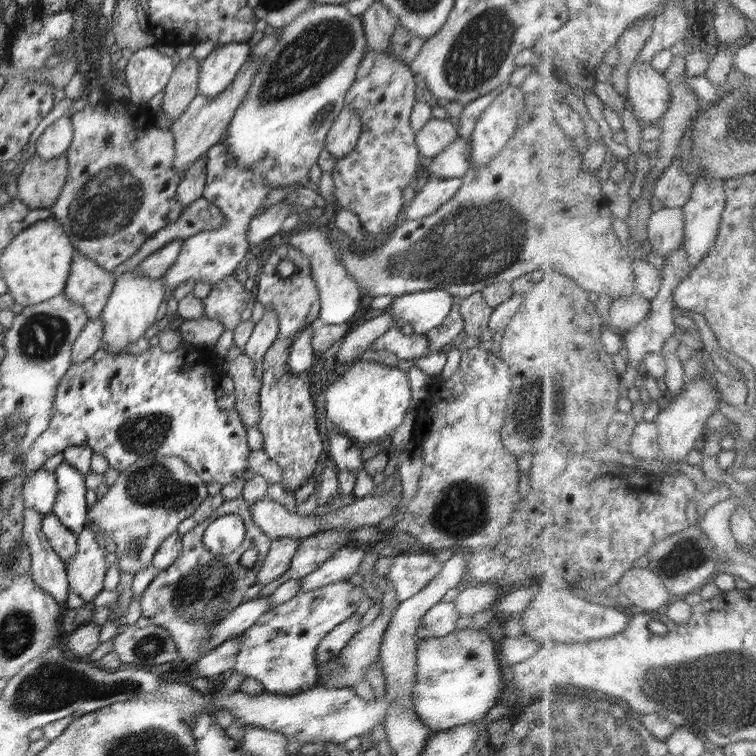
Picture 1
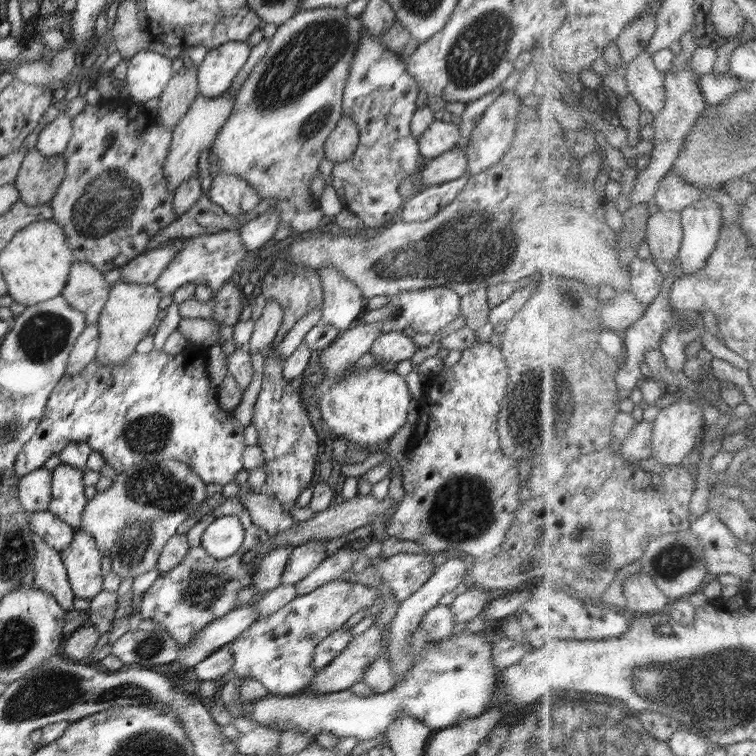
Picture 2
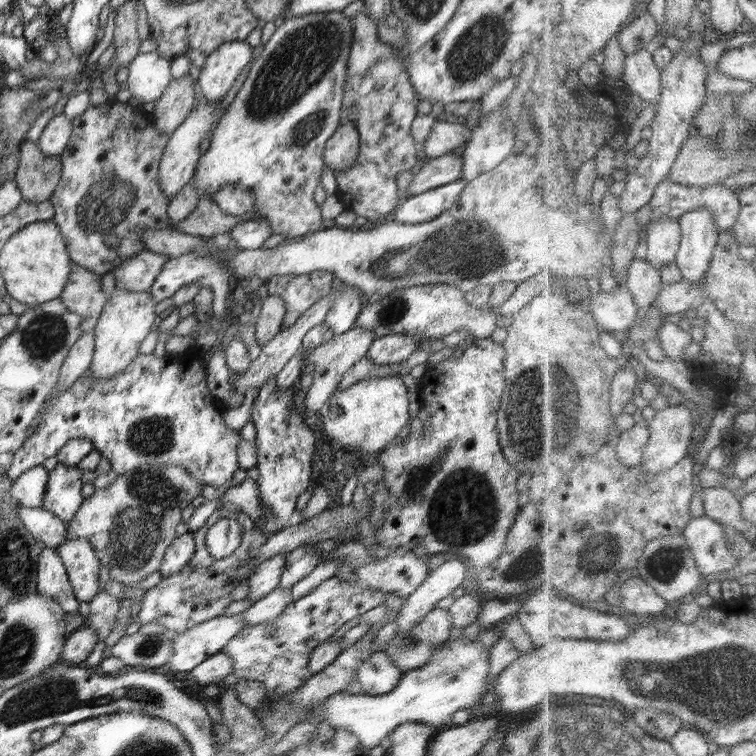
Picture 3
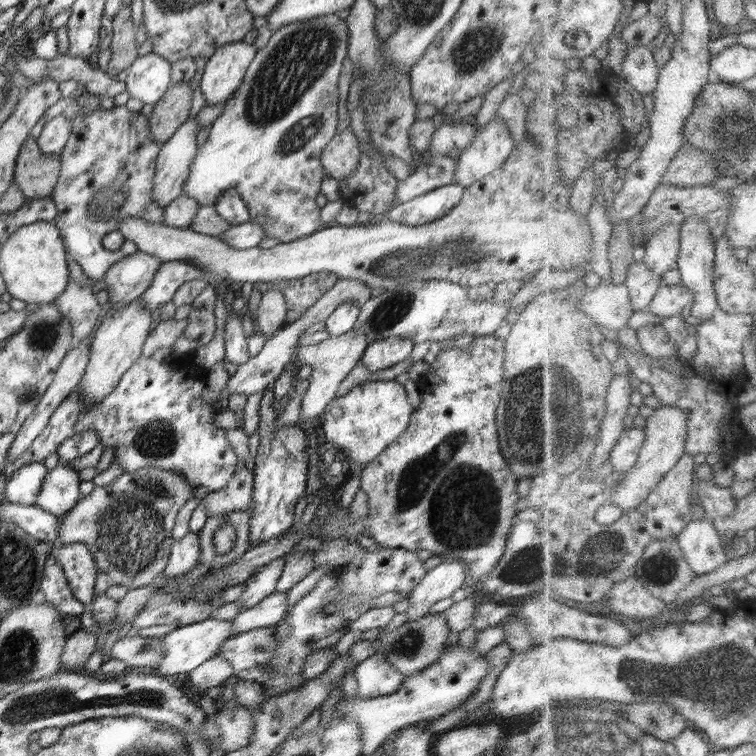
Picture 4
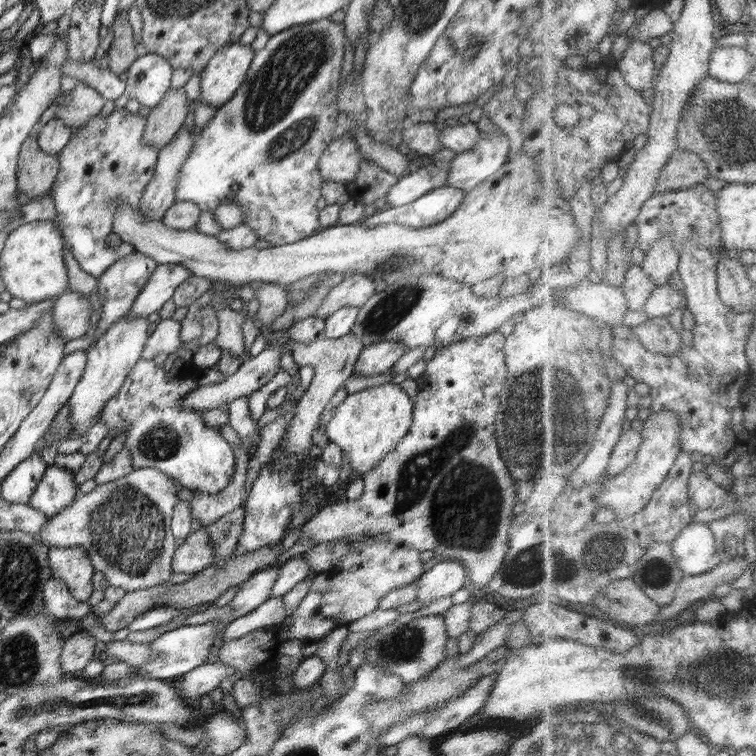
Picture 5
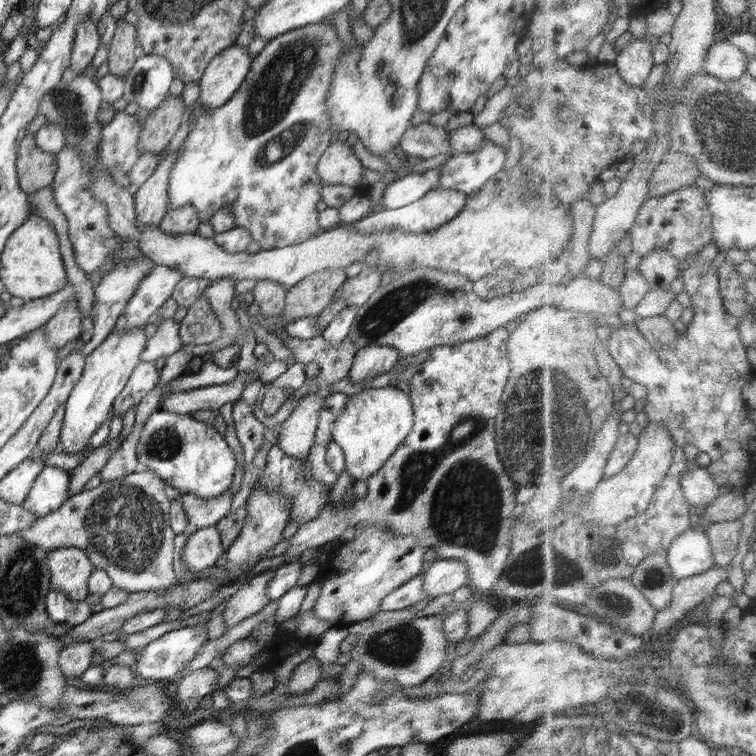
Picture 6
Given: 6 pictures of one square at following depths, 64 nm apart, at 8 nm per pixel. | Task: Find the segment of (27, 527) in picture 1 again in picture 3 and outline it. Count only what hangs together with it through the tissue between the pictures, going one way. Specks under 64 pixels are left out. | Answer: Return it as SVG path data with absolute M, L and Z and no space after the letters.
M42 545L40 558L37 559L37 592L53 598L66 613L78 613L80 602L73 593L66 567L57 552Z

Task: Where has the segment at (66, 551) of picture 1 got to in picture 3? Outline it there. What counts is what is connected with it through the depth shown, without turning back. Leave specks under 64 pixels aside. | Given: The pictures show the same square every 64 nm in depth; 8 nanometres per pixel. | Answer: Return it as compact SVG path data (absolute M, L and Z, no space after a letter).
M19 505L15 513L28 534L42 542L42 545L54 549L68 538L66 523L42 507L26 508Z

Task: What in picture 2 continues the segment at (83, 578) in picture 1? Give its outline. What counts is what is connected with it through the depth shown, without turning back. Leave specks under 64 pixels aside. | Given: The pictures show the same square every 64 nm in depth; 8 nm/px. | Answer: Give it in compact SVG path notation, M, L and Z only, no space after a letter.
M76 530L72 544L66 550L60 552L67 575L71 584L71 589L77 598L86 598L92 600L102 590L102 567L100 560L103 554L98 548L94 537L86 532L78 532Z

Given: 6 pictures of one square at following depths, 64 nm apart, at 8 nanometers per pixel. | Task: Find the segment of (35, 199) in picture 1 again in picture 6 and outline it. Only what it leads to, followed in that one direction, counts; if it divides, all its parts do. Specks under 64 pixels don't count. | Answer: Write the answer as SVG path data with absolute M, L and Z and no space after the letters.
M34 134L21 140L15 163L20 188L28 195L51 184L57 171L55 155L40 150Z

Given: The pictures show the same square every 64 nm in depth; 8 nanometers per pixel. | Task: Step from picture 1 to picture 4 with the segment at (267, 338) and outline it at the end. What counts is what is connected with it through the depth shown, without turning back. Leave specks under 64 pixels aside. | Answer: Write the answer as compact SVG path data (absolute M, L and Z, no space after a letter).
M268 288L262 293L260 306L256 311L256 323L260 327L260 334L264 338L270 338L274 333L282 328L286 322L287 305L284 295L274 288Z

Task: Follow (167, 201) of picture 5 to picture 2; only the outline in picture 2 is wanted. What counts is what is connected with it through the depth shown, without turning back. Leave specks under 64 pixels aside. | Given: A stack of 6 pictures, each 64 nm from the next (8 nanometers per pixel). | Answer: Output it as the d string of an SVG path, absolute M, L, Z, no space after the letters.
M230 90L216 98L208 98L204 95L197 96L192 102L188 112L180 119L180 122L172 129L173 141L164 165L165 177L168 186L173 190L180 186L182 182L188 180L197 170L202 170L202 166L198 162L200 160L200 152L210 150L214 144L220 129L232 114L235 98L237 93L231 94Z

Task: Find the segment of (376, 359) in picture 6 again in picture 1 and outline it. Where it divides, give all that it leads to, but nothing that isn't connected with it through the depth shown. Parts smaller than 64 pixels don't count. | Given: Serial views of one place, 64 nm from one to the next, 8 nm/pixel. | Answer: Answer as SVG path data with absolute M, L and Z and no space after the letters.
M398 326L391 327L386 333L376 338L371 348L392 351L392 354L402 360L422 358L431 352L431 346L426 335L402 334Z

